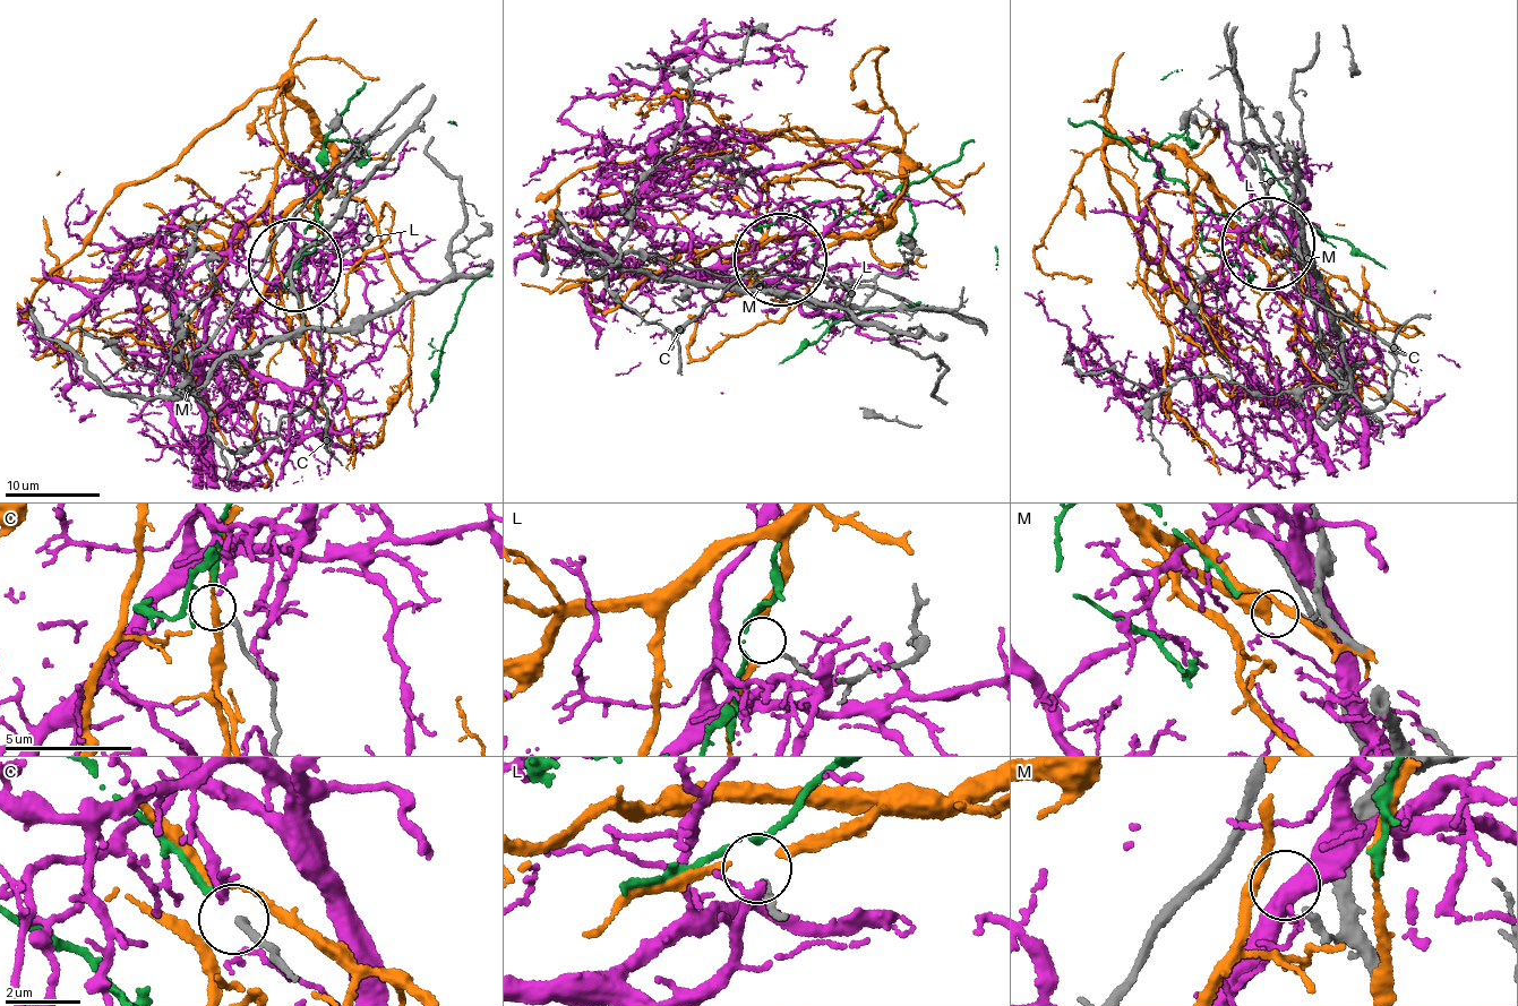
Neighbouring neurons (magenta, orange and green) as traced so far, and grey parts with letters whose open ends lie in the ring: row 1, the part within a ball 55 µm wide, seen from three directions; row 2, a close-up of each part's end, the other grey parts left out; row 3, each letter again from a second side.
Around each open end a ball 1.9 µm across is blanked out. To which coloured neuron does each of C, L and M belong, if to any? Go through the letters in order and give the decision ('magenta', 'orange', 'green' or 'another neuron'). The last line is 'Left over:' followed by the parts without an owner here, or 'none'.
C: green
L: orange
M: another neuron
Left over: M

